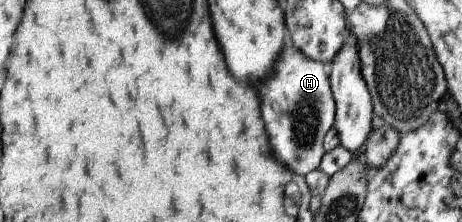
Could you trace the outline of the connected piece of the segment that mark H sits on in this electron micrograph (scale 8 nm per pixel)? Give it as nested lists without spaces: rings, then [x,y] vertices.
[[[290,43],[283,46],[279,56],[273,78],[261,84],[259,90],[263,122],[277,162],[295,174],[306,175],[321,164],[326,153],[324,136],[335,122],[336,104],[330,87],[331,65],[307,58]]]

